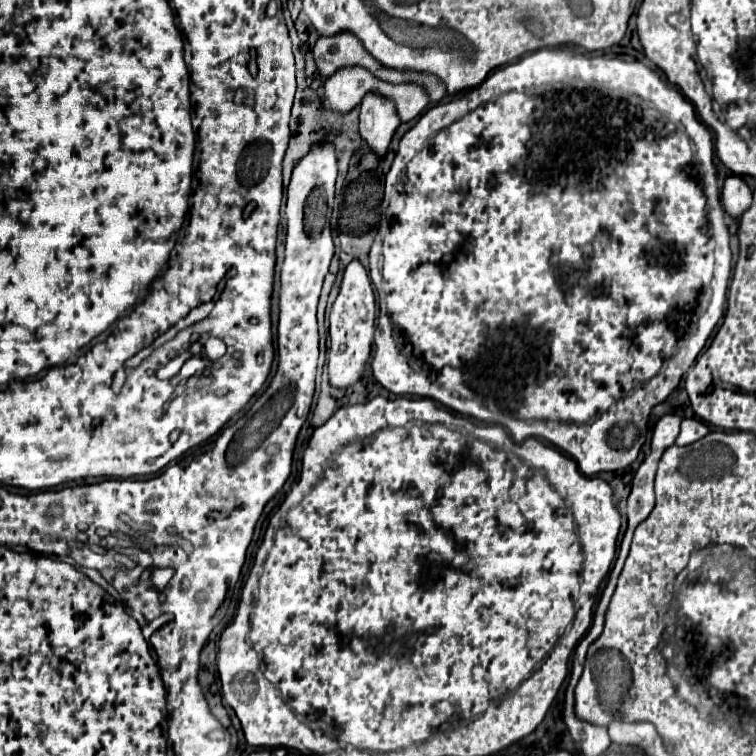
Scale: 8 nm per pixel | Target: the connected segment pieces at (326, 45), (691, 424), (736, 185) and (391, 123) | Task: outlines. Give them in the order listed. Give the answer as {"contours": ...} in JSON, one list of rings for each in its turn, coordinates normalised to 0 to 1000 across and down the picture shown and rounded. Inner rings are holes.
{"contours":[[[[448,41],[438,49],[422,49],[417,57],[414,73],[417,73],[417,83],[419,83],[427,104],[433,104],[451,86],[470,83],[470,86],[491,91],[499,102],[504,102],[509,107],[520,107],[520,110],[533,107],[533,104],[517,104],[515,99],[509,99],[512,94],[517,94],[517,89],[499,83],[496,75],[488,67],[483,67],[483,60],[475,52],[470,52],[470,46],[462,41]]],[[[903,554],[901,557],[901,573],[896,578],[896,589],[914,589],[925,581],[930,581],[938,573],[938,565],[927,560],[925,554]]],[[[964,231],[956,242],[954,266],[967,287],[978,287],[993,271],[993,250],[978,231]]],[[[491,120],[480,128],[475,173],[491,200],[496,200],[499,205],[509,205],[528,163],[530,160],[525,152],[525,142],[517,131],[512,131],[501,120]]]]}

